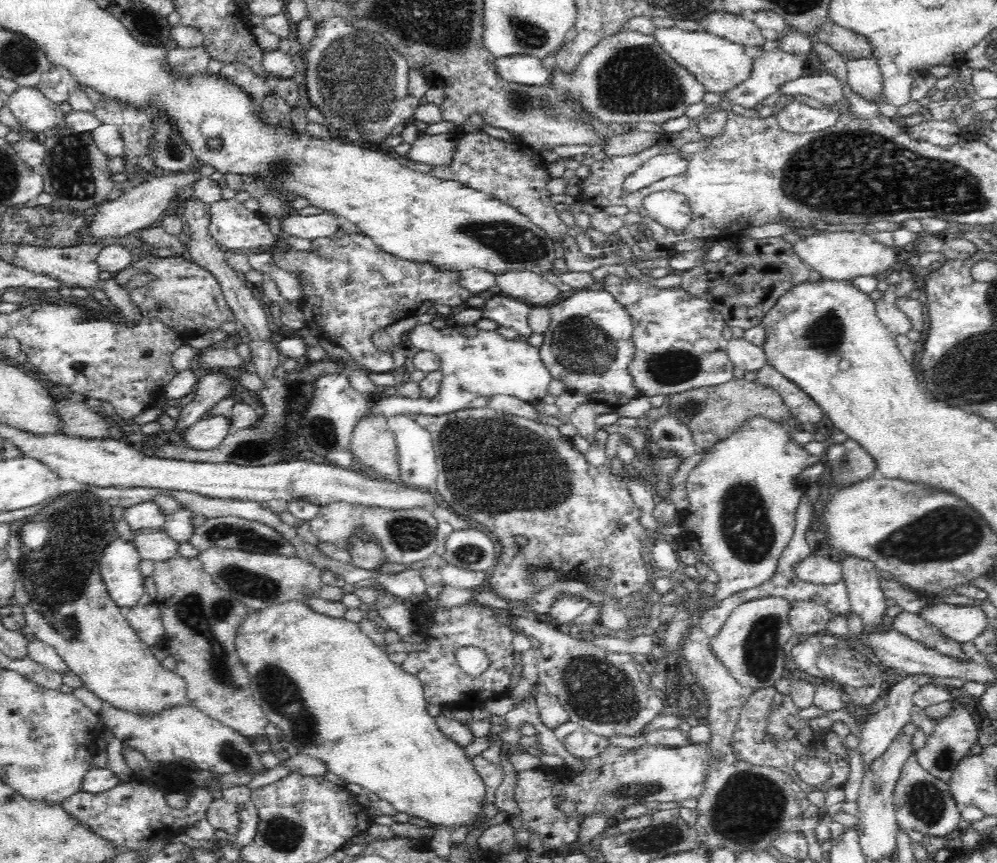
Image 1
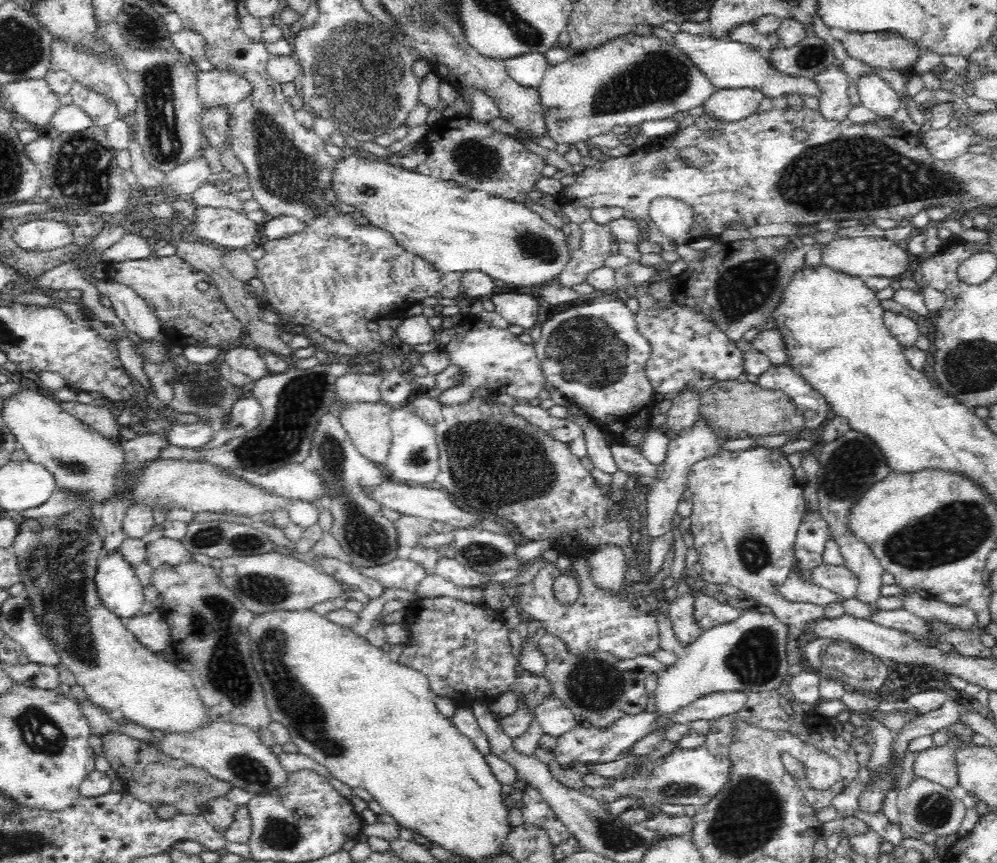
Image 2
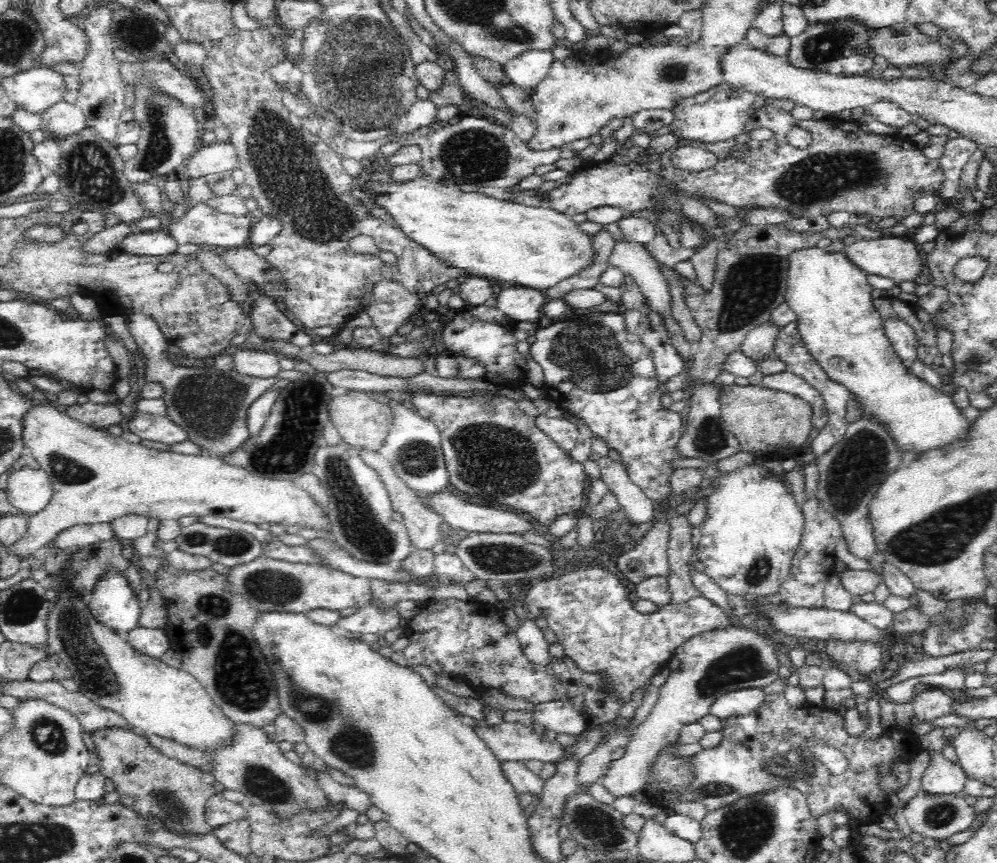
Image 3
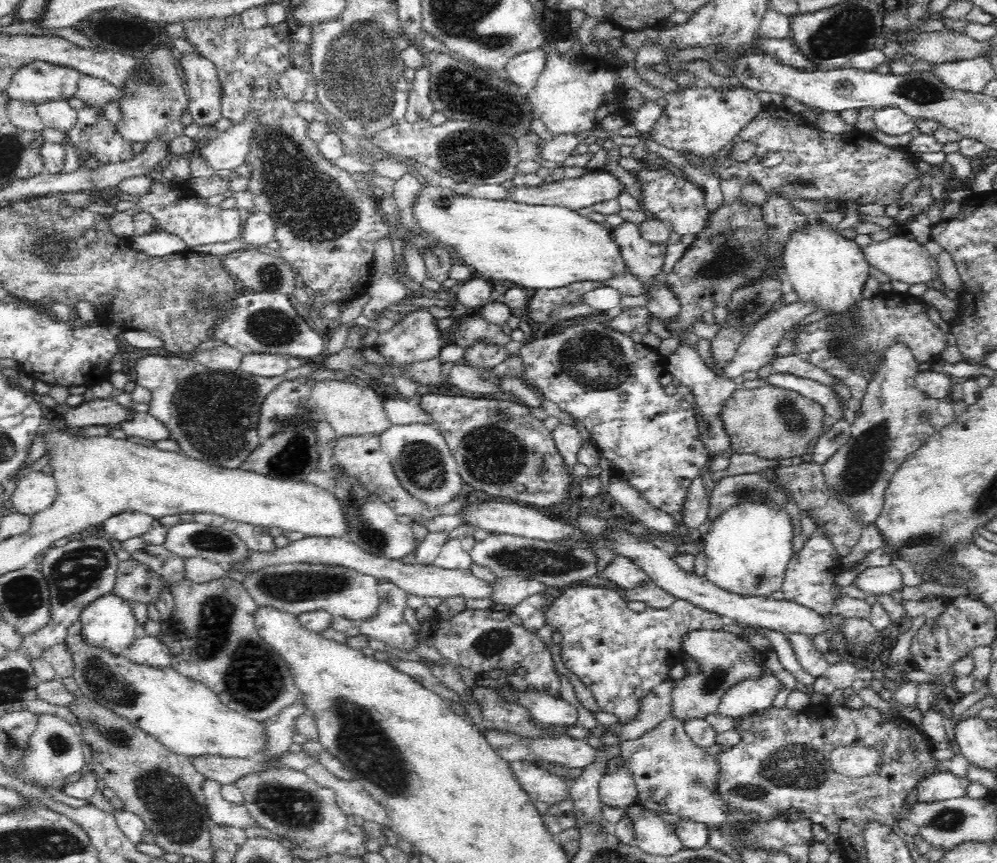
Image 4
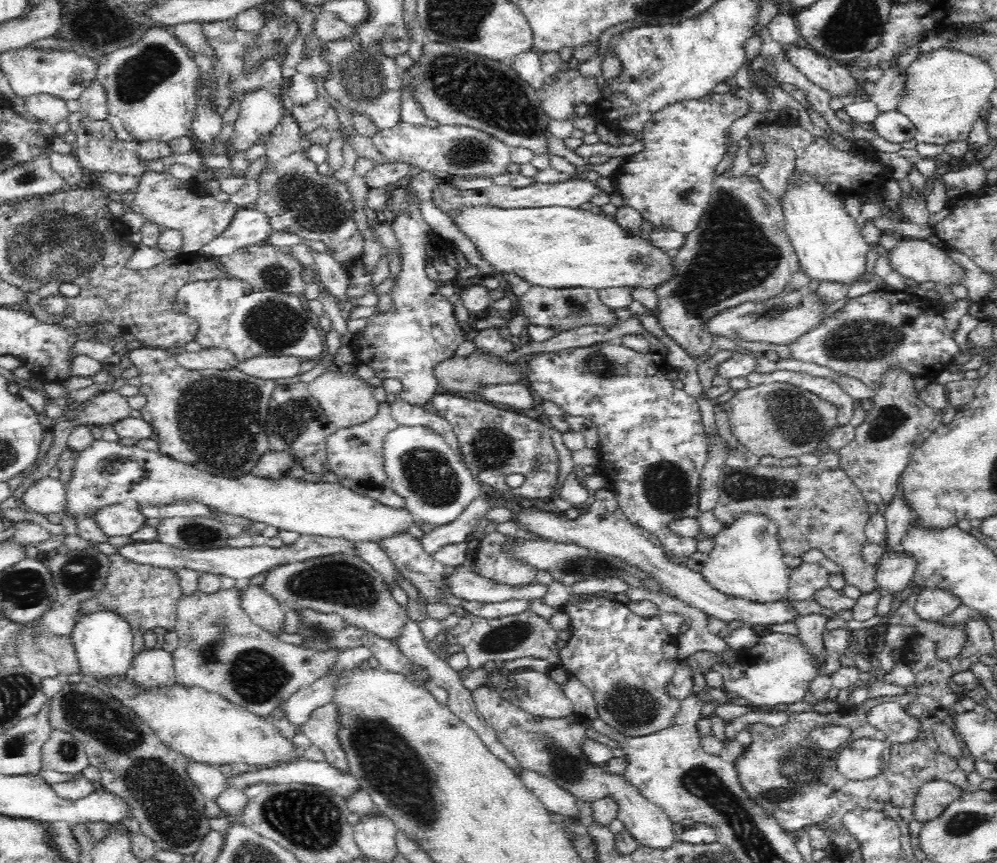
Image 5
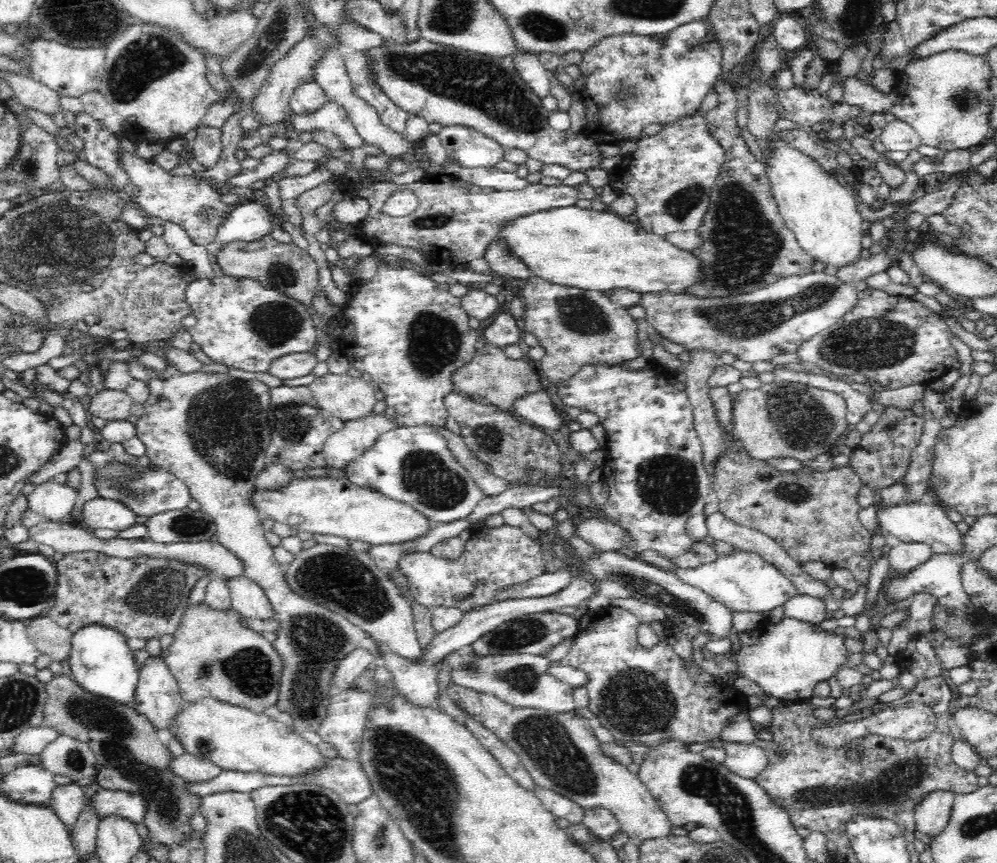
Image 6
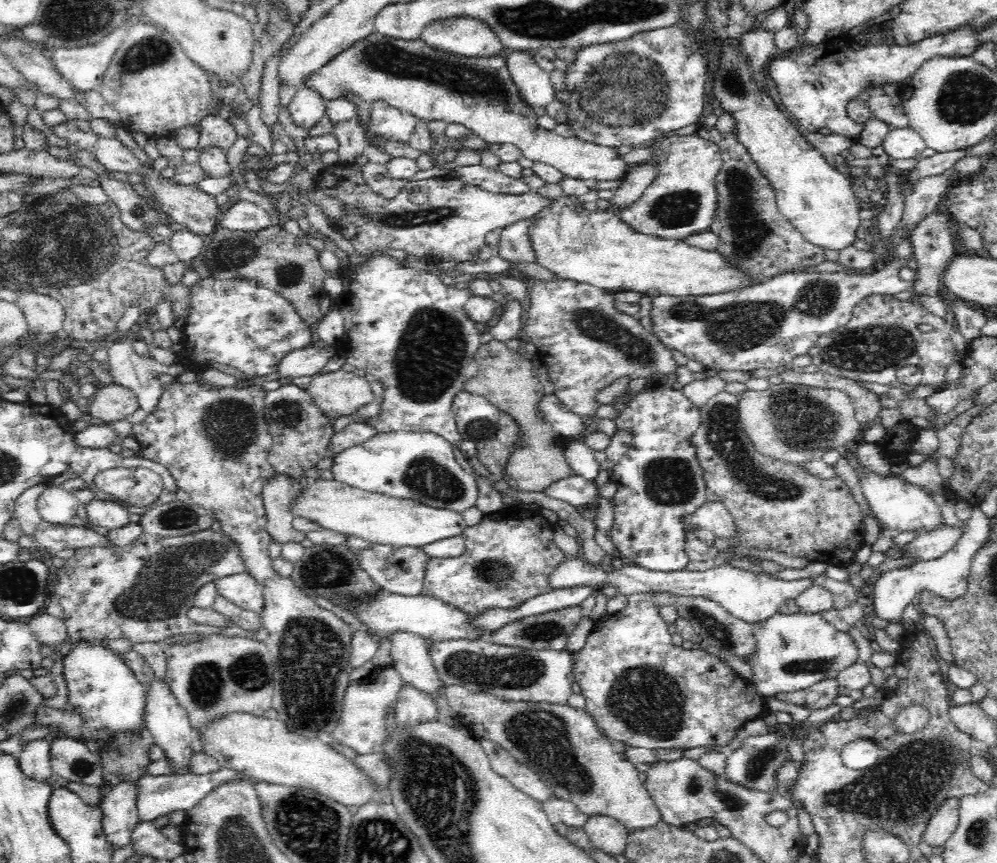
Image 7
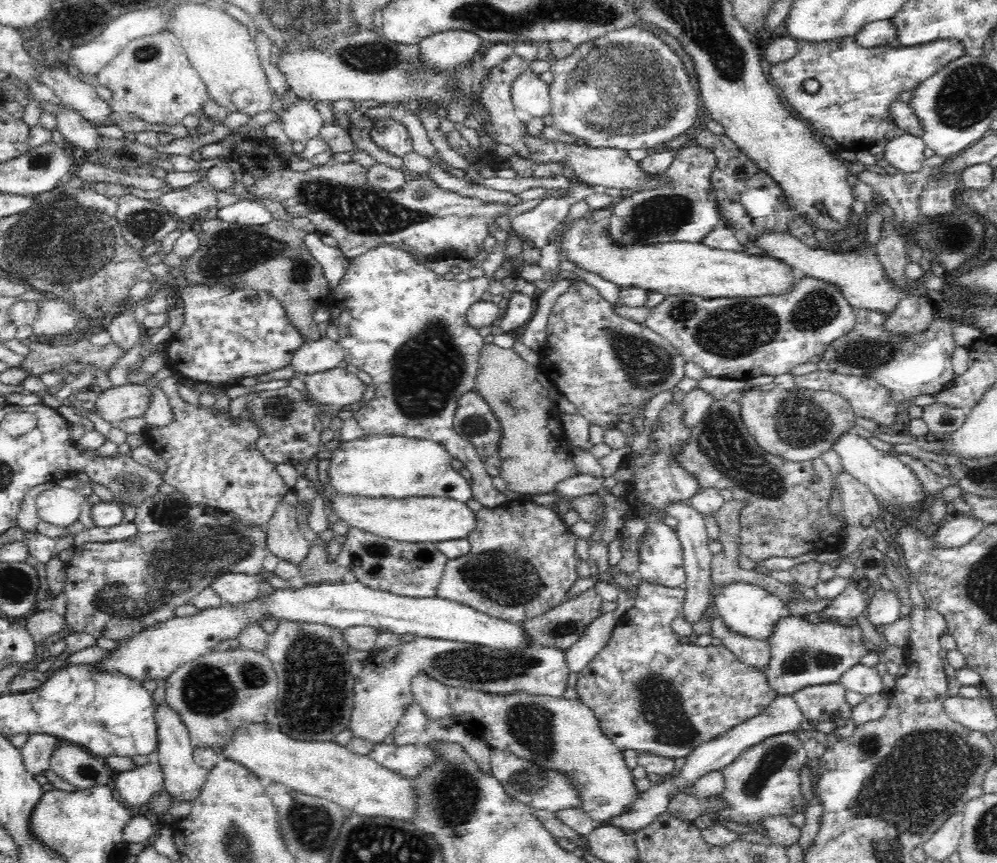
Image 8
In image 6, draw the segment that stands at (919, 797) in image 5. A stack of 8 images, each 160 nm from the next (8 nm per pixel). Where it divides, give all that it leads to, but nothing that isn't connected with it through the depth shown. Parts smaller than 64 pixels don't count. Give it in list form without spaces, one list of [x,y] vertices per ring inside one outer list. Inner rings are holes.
[[[932,790],[915,807],[915,827],[918,836],[934,836],[948,822],[957,794],[944,790]]]

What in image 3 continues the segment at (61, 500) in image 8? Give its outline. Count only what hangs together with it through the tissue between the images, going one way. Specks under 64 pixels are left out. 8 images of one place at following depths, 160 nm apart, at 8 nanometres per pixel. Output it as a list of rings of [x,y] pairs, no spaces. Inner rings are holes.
[[[22,467],[8,474],[6,500],[22,513],[42,512],[53,495],[50,475],[42,469]]]

